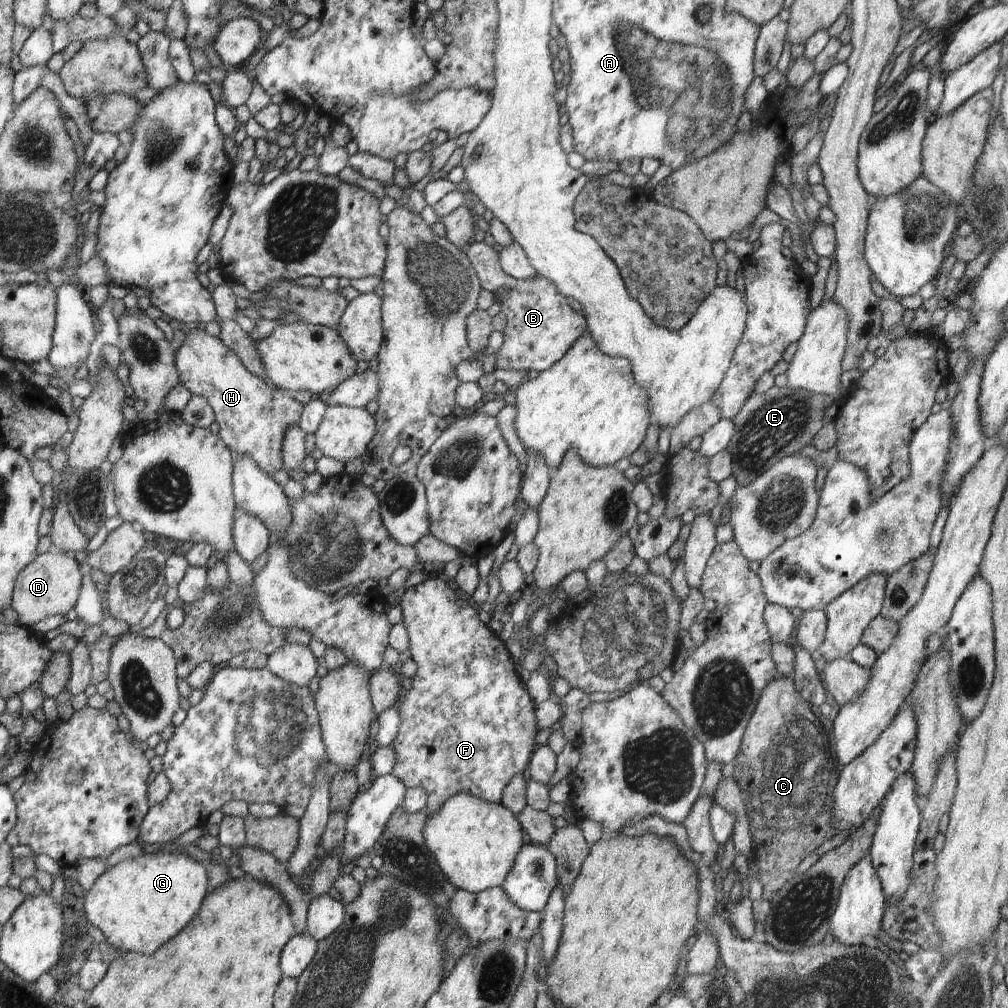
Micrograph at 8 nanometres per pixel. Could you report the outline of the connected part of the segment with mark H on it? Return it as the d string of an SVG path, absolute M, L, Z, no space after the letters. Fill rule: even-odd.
M183 330L186 332L186 340L182 345L176 346L176 368L180 383L184 384L194 396L202 396L210 408L213 409L215 422L218 423L219 436L222 438L232 456L250 456L252 462L260 468L260 471L268 476L279 470L284 470L282 459L282 440L284 432L290 426L298 426L304 410L304 404L295 400L292 393L284 392L270 384L259 380L242 364L238 356L219 340L218 337L210 336L205 330Z

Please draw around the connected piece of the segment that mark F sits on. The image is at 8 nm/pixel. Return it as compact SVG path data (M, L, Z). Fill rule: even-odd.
M428 578L425 582L418 584L412 588L408 588L402 596L402 601L398 605L402 608L402 623L406 626L408 632L410 652L412 659L416 662L416 674L412 676L412 688L403 691L400 701L396 704L396 712L400 718L400 727L398 736L392 744L396 760L394 760L394 771L392 774L400 780L406 788L424 788L427 792L427 810L428 816L434 816L442 810L442 804L446 804L452 796L460 792L469 793L470 796L484 800L492 804L500 804L502 800L502 792L508 786L508 782L514 776L523 776L526 766L530 762L534 750L539 746L536 743L538 734L538 720L536 720L536 704L532 702L530 694L520 675L516 672L515 662L511 658L505 642L501 640L497 633L489 629L479 620L479 612L469 604L462 600L460 594L455 591L455 587L450 581L441 580L440 578Z

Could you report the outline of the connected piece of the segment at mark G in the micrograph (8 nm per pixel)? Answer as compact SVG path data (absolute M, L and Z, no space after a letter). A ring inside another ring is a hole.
M166 852L166 854L142 854L134 858L126 858L118 862L114 868L106 870L100 876L83 899L83 910L86 919L94 927L99 928L106 941L120 952L138 952L152 954L170 938L174 938L188 922L198 916L202 902L208 896L208 874L200 862L184 856L182 852Z

